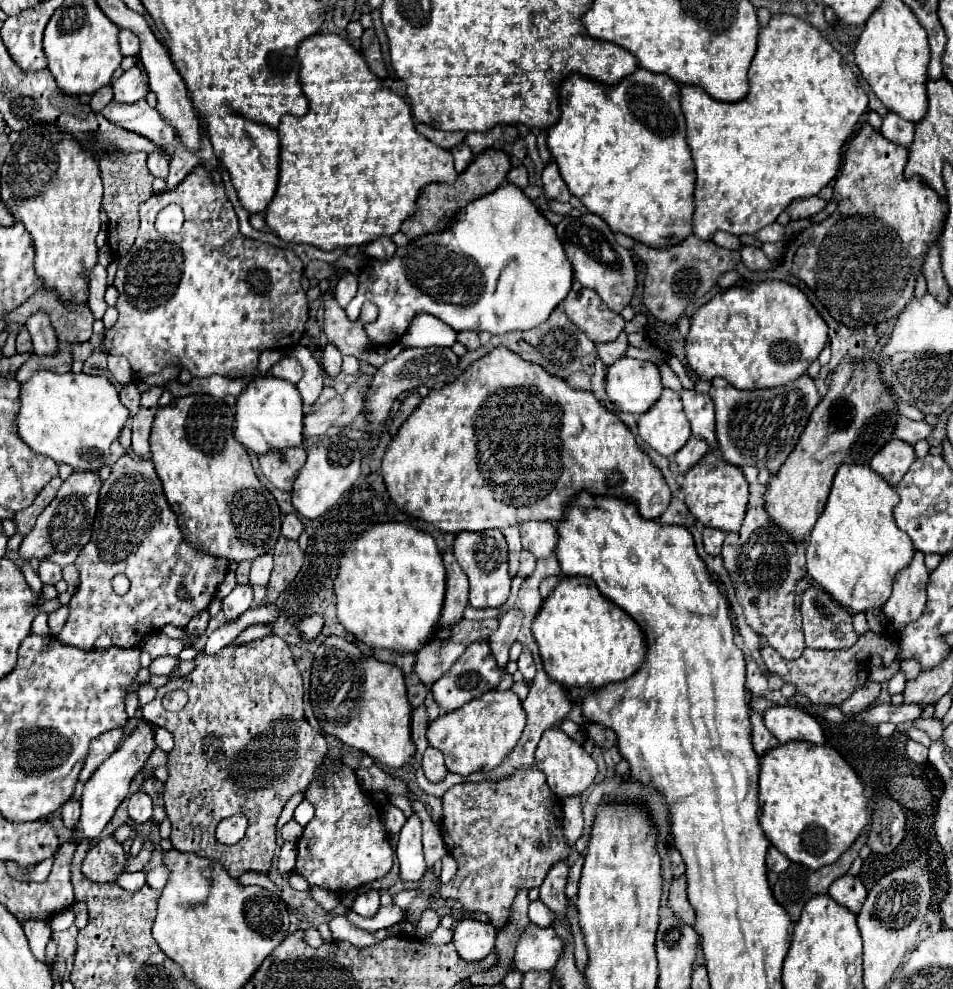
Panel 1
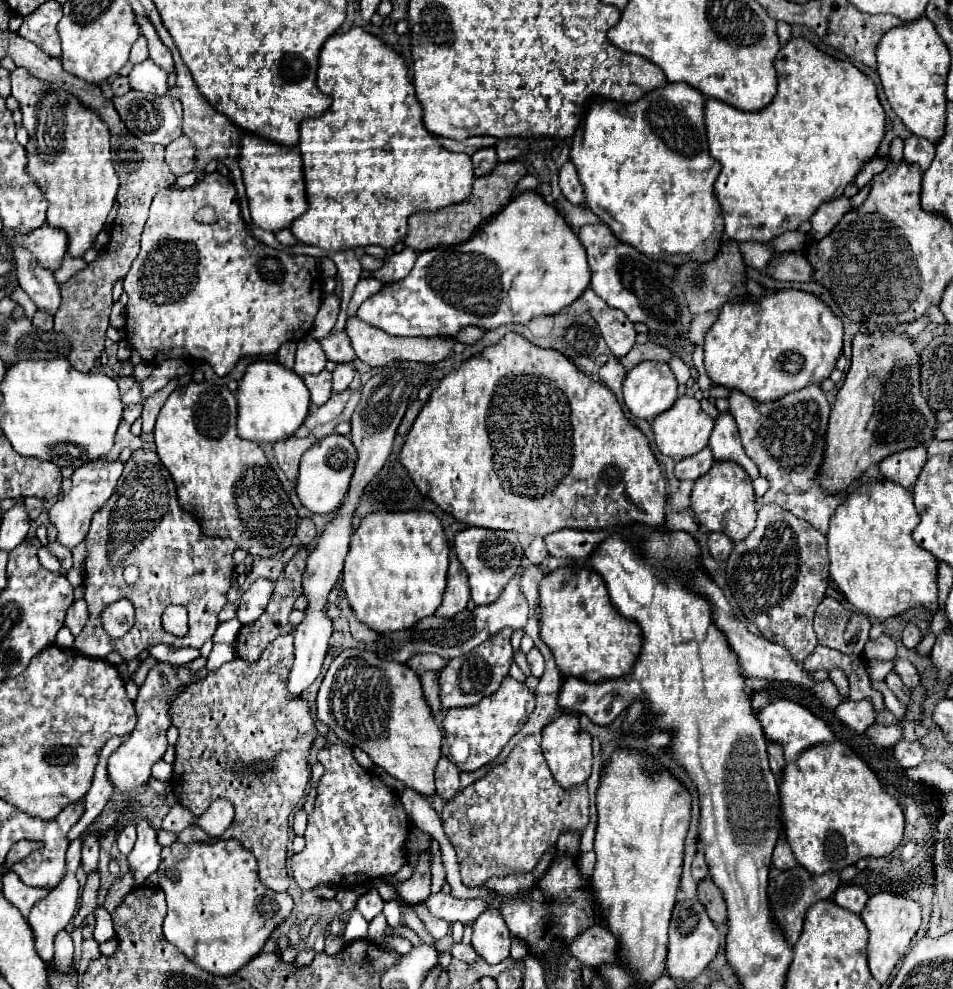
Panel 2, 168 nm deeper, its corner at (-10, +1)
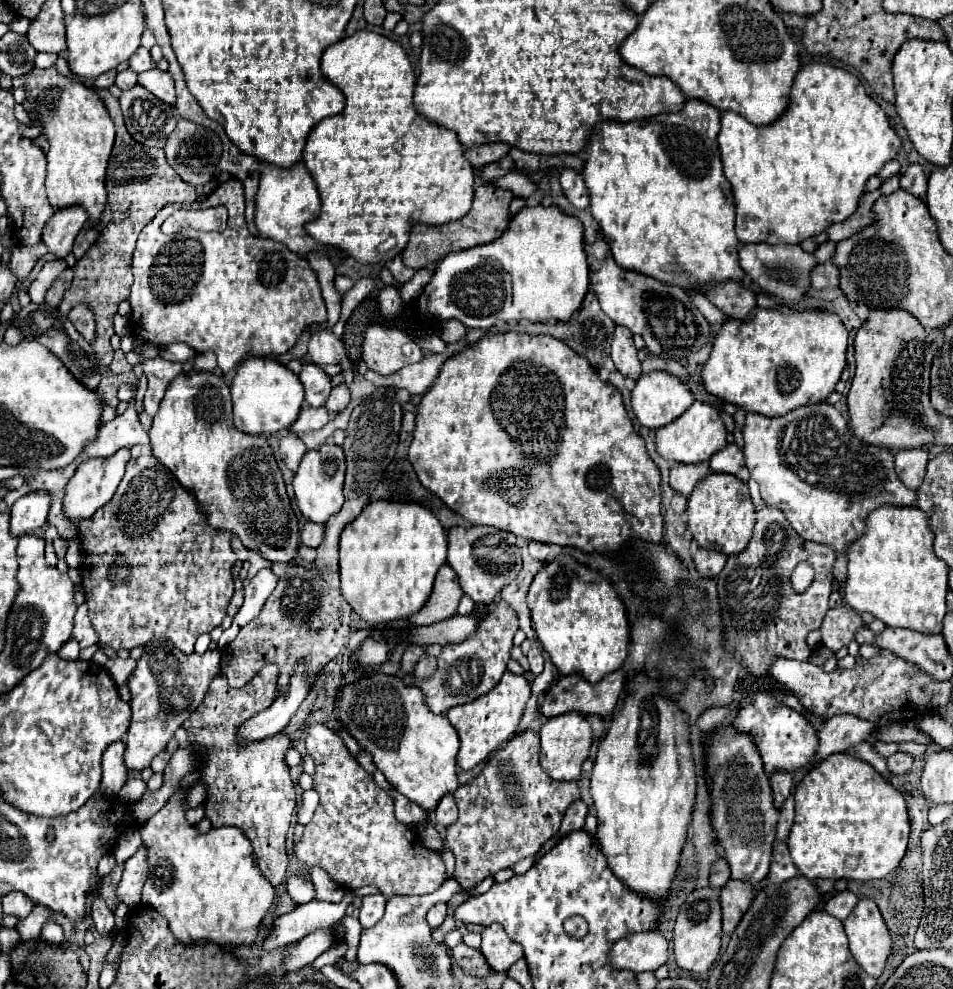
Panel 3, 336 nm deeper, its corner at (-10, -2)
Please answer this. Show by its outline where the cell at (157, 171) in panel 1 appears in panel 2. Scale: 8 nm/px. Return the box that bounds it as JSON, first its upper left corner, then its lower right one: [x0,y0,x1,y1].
[166,135,196,175]

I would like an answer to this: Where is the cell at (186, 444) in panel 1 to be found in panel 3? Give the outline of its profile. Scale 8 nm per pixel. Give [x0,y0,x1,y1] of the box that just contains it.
[150,372,298,562]

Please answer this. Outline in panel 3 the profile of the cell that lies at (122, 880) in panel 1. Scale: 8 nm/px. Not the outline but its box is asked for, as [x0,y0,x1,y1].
[97,853,116,876]

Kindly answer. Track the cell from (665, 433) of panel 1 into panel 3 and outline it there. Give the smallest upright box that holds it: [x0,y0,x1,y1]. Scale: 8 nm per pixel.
[656,402,726,464]

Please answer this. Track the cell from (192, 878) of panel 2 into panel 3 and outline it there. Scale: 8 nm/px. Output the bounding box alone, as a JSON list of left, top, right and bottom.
[140,786,276,948]

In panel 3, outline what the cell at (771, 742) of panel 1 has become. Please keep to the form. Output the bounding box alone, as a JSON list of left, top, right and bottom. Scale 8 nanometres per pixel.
[770,770,794,808]

